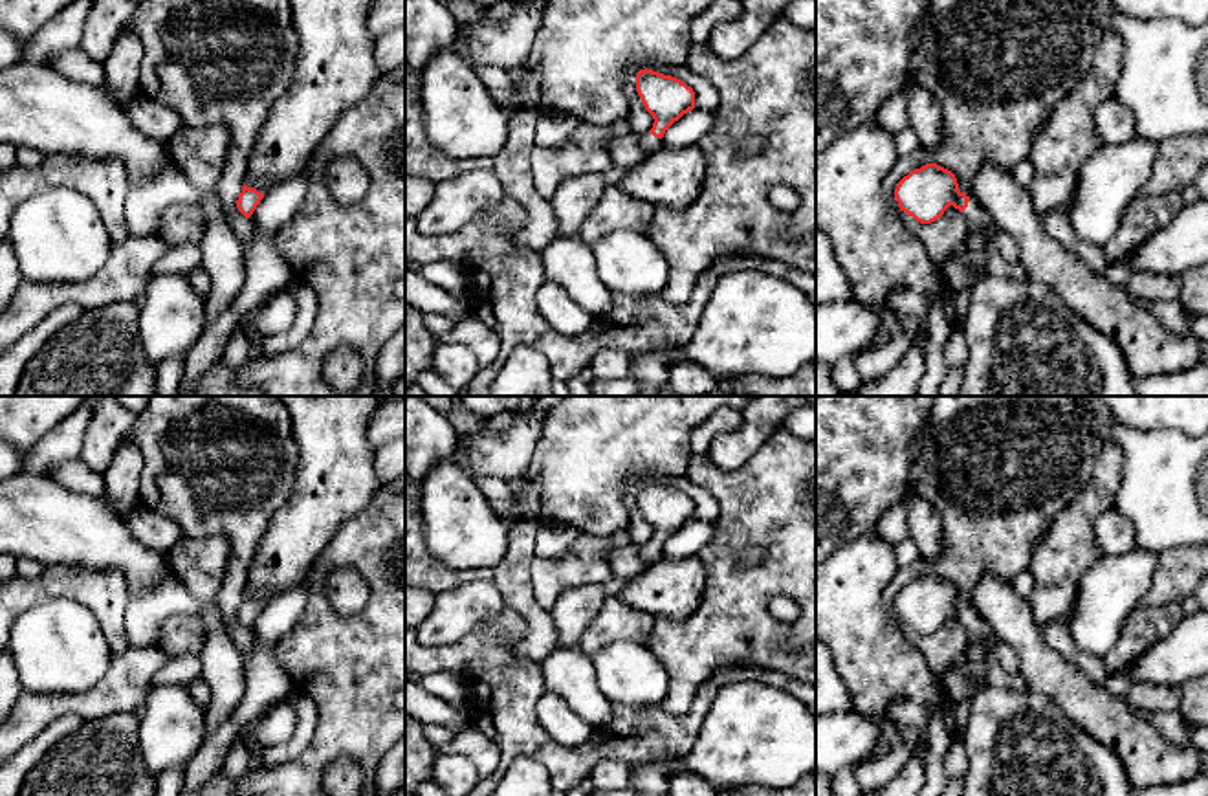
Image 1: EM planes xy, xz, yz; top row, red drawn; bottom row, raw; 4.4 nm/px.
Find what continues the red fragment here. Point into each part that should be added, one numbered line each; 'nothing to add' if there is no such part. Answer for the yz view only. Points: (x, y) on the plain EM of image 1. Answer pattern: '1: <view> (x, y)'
1: yz (974, 626)

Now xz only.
1: xz (625, 562)

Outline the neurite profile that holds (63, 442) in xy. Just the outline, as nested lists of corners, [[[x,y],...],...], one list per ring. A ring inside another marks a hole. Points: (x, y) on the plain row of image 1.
[[[88,396],[77,411],[49,429],[26,455],[22,470],[51,475],[51,470],[62,462],[79,459],[82,438],[90,420]]]

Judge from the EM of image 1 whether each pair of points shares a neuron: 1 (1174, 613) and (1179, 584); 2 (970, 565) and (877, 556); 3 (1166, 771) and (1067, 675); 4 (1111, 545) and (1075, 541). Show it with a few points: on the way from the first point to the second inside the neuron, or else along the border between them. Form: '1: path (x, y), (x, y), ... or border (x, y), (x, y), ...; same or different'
1: border (1179, 602), (1141, 606); different
2: border (899, 569), (884, 591), (884, 608), (888, 611); different
3: path (1141, 749), (1091, 701); same
4: border (1113, 507), (1095, 523), (1095, 540), (1102, 554); different

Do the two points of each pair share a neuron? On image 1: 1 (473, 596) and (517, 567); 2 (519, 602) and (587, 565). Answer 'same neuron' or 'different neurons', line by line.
1: different neurons
2: different neurons

